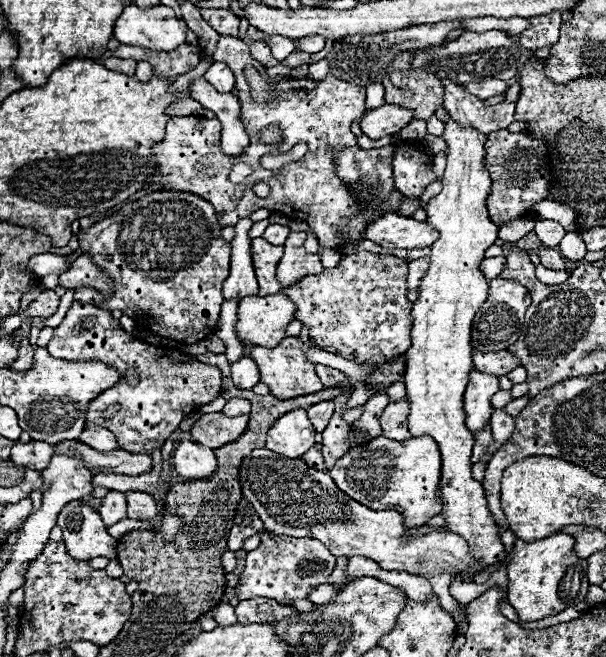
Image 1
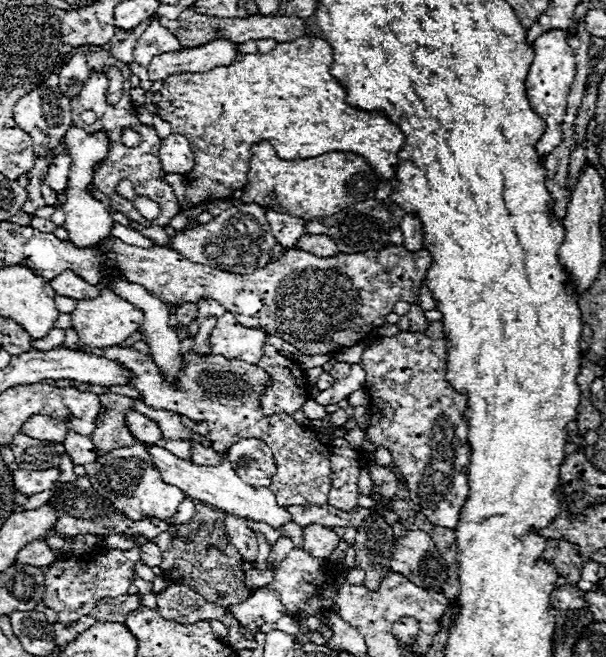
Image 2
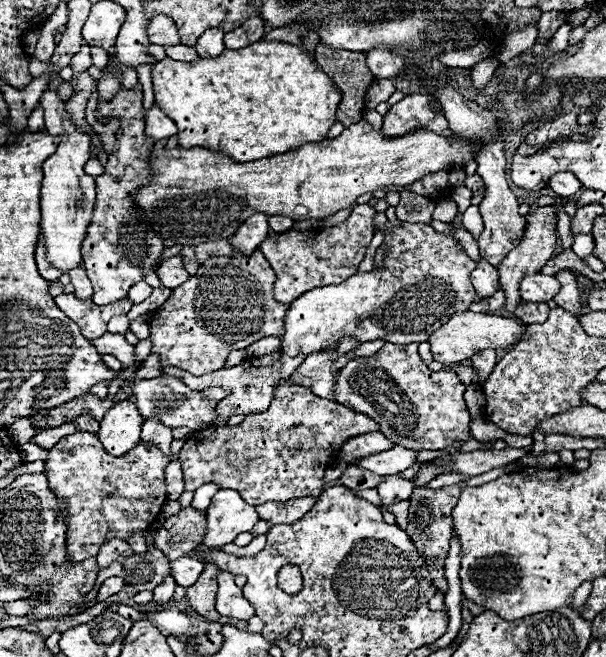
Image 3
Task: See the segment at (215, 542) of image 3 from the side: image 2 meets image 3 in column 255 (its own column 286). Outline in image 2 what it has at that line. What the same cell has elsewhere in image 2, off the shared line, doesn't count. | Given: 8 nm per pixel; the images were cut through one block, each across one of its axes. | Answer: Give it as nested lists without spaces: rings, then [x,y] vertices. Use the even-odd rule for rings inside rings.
[[[154,444],[150,446],[150,456],[152,456],[154,466],[158,466],[162,470],[162,480],[178,486],[190,498],[206,502],[212,508],[218,508],[226,514],[232,514],[232,516],[238,516],[238,518],[244,518],[244,520],[266,522],[274,530],[292,522],[290,512],[276,502],[276,496],[270,492],[270,488],[252,488],[252,486],[244,484],[236,476],[234,468],[230,466],[228,460],[224,460],[224,464],[220,464],[220,466],[198,466],[194,462],[180,460],[174,454],[170,454],[168,450],[164,450],[160,446],[154,446]]]

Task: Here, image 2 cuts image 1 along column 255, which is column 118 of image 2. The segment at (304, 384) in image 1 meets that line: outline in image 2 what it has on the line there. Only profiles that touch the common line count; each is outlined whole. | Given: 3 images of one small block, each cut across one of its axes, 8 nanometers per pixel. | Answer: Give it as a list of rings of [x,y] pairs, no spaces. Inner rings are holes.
[[[78,346],[80,350],[102,354],[110,360],[122,362],[126,368],[134,370],[134,382],[132,386],[142,392],[142,400],[148,406],[154,406],[158,410],[174,410],[178,414],[184,414],[192,418],[194,422],[206,420],[210,426],[212,446],[220,454],[224,448],[230,448],[230,444],[242,440],[242,438],[258,438],[266,442],[274,454],[278,472],[274,474],[274,482],[270,484],[270,490],[276,496],[276,502],[282,506],[312,506],[312,504],[326,504],[328,492],[330,492],[330,452],[328,446],[322,444],[314,432],[304,430],[292,416],[288,414],[272,414],[264,416],[260,410],[260,396],[262,390],[270,384],[270,376],[266,376],[264,370],[258,366],[250,366],[242,360],[226,360],[216,354],[208,356],[196,356],[196,354],[184,354],[184,370],[178,378],[180,390],[168,386],[164,382],[164,376],[158,372],[158,366],[154,364],[152,356],[146,356],[142,352],[136,352],[132,348],[104,348],[94,350],[88,346]]]

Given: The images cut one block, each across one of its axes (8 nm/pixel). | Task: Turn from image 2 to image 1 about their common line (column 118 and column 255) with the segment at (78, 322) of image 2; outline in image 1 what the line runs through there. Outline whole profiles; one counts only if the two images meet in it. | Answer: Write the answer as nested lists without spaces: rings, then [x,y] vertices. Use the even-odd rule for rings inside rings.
[[[248,296],[240,300],[236,334],[256,346],[278,346],[286,338],[286,326],[296,316],[296,304],[284,296]]]

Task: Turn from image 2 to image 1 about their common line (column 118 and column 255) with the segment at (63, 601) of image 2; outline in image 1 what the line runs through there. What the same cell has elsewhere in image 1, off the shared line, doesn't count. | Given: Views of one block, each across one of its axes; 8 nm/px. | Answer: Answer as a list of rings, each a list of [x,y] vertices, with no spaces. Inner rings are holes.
[[[260,532],[260,546],[246,556],[246,568],[240,574],[240,584],[236,586],[238,598],[264,596],[280,604],[292,602],[296,598],[304,600],[308,590],[318,584],[326,584],[328,576],[336,566],[336,558],[312,538],[292,538],[292,536],[272,536],[270,532]]]

